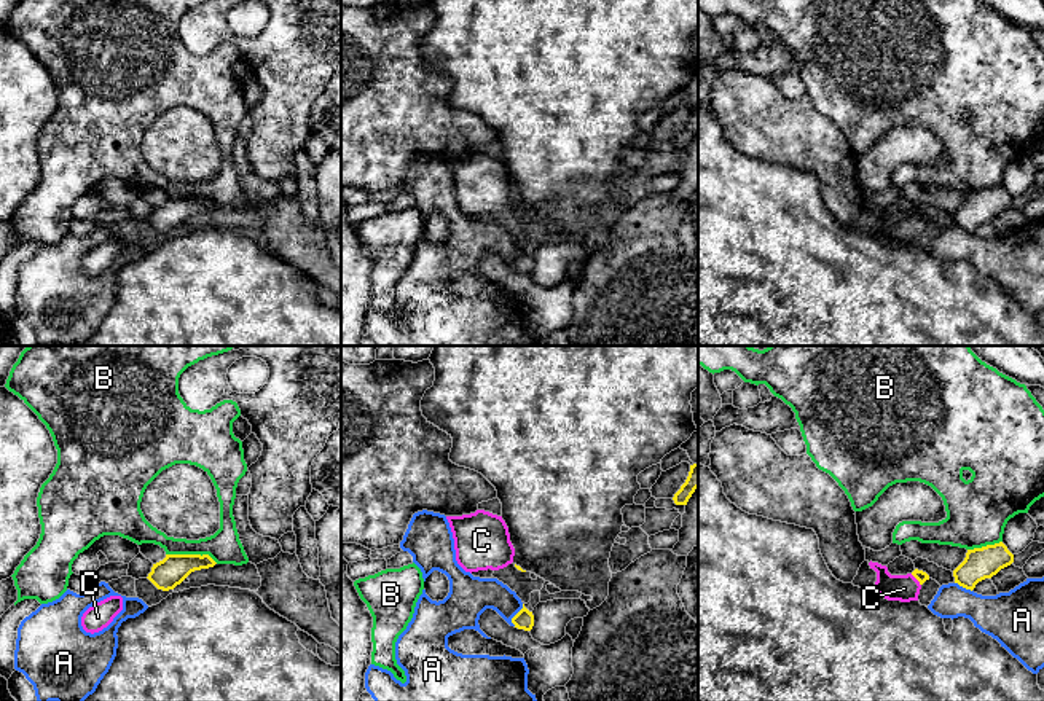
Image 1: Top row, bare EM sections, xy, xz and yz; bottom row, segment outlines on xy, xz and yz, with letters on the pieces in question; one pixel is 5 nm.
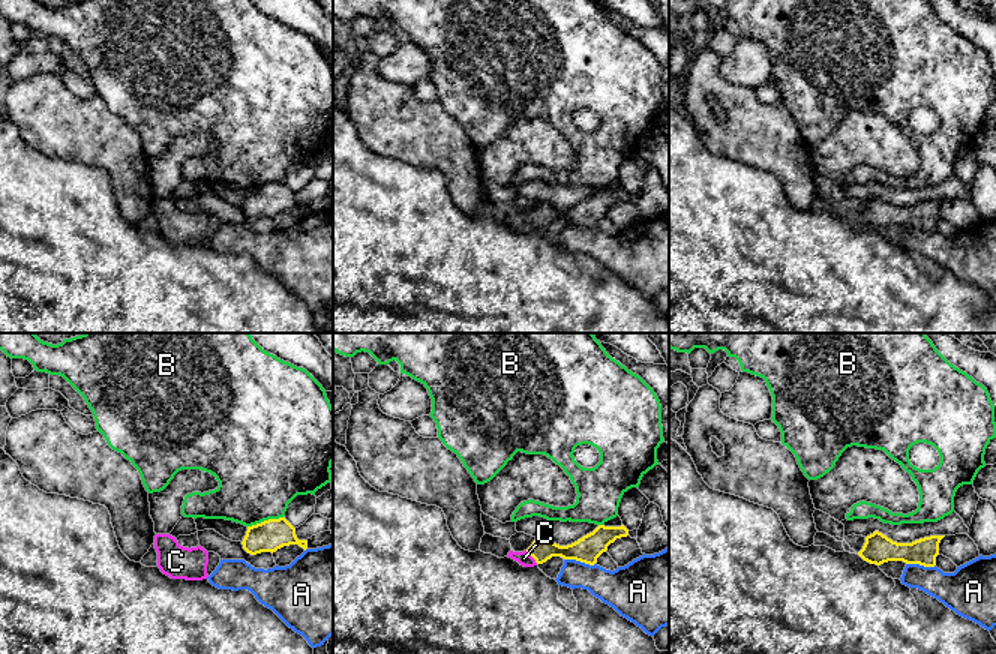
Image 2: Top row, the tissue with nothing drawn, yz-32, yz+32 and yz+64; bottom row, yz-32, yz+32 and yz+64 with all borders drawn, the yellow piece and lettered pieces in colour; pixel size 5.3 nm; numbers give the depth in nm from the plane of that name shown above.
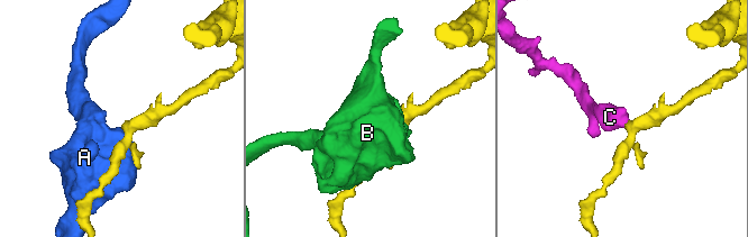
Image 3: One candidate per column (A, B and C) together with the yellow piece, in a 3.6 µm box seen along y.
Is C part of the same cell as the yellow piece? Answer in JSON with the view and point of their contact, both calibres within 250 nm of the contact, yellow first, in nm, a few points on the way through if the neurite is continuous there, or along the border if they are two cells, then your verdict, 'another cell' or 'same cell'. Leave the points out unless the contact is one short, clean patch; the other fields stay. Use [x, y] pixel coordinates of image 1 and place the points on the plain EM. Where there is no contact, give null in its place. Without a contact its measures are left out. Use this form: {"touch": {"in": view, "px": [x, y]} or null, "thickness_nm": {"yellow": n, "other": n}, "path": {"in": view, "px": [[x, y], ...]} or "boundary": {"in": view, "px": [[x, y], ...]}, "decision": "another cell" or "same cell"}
{"touch": {"in": "yz", "px": [917, 222]}, "thickness_nm": {"yellow": 60, "other": 140}, "path": {"in": "yz", "px": [[920, 219], [917, 222], [904, 231]]}, "decision": "same cell"}

